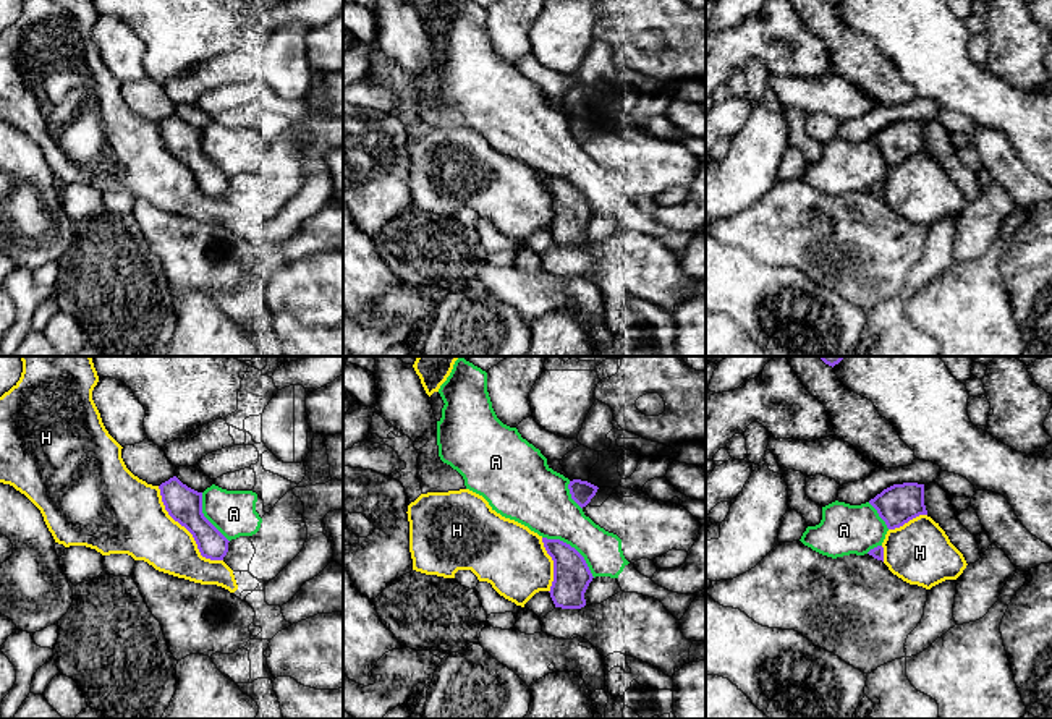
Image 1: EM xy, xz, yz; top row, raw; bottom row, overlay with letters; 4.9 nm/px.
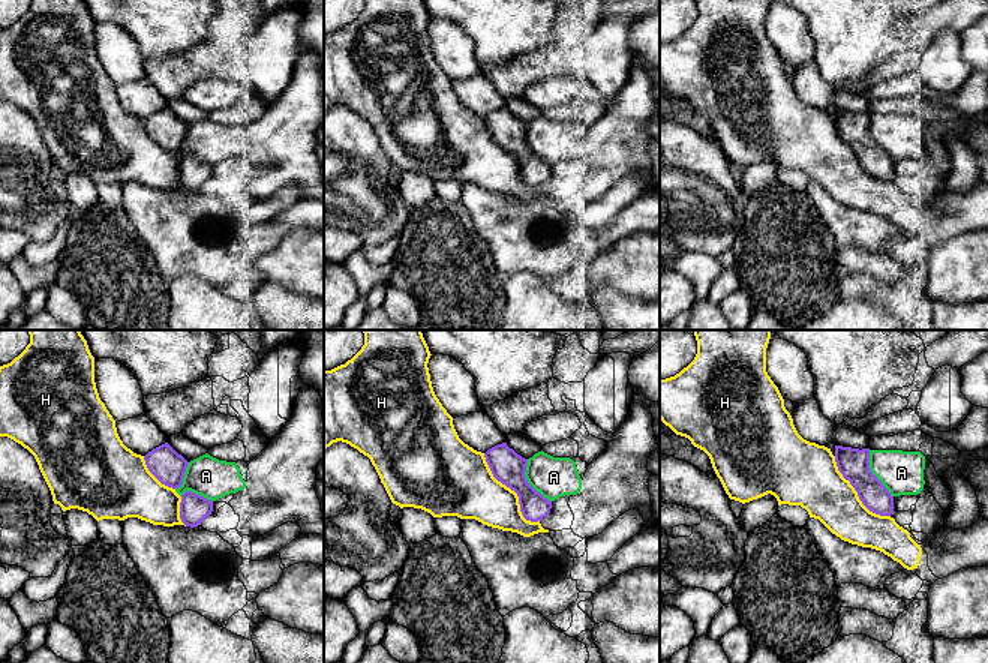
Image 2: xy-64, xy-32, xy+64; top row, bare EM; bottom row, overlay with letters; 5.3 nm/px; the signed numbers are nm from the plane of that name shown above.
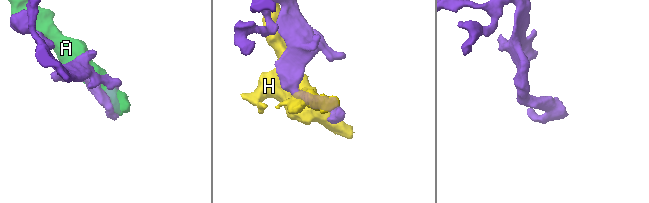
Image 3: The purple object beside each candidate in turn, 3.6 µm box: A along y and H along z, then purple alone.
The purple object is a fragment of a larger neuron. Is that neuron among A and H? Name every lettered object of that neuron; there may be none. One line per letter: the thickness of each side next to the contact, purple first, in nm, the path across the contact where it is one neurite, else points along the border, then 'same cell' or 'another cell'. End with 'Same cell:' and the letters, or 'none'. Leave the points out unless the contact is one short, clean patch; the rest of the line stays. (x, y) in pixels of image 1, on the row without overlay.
A: 190/280 nm | another cell
H: 180/320 nm | another cell
Same cell: none

